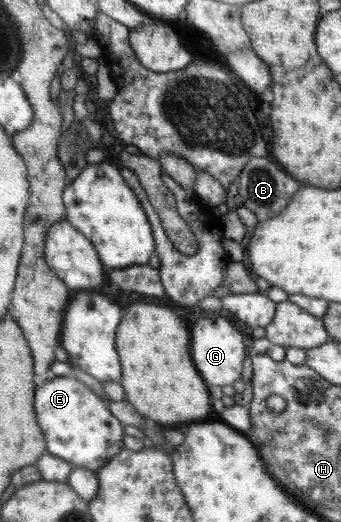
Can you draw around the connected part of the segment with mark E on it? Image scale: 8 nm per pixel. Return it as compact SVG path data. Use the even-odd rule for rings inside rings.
M50 376L37 383L34 389L34 413L36 423L42 432L46 451L75 467L96 473L105 463L123 447L123 424L119 423L103 401L89 387L76 378Z

